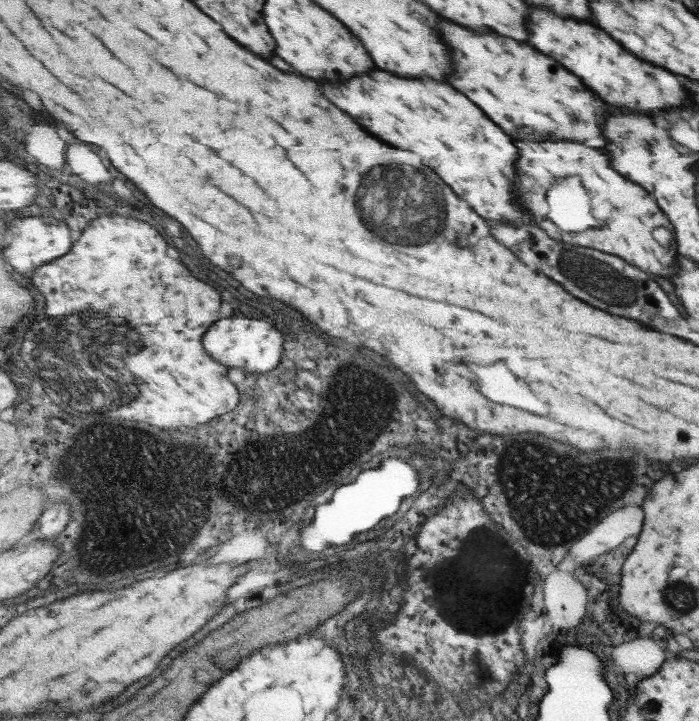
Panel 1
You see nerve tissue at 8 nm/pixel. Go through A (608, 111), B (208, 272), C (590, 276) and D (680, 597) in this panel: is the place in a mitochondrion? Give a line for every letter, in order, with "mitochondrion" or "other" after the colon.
A: other
B: other
C: mitochondrion
D: mitochondrion

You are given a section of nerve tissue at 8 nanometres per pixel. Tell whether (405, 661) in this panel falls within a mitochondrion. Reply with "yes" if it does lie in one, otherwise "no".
no

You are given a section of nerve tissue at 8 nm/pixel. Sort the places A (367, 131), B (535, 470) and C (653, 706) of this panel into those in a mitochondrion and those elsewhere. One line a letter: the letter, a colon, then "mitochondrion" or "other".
A: other
B: mitochondrion
C: mitochondrion

